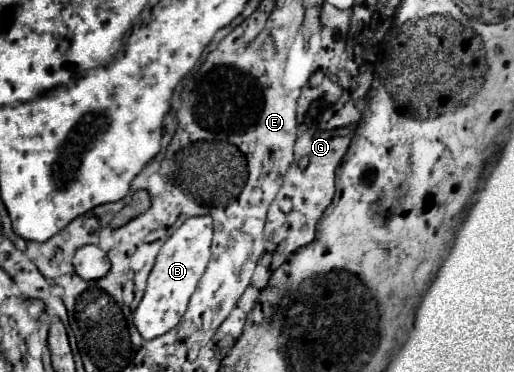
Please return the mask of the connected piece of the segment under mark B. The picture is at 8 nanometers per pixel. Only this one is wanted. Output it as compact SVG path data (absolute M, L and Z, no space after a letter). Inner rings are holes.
M192 216L188 218L162 246L156 264L148 278L148 288L142 302L134 312L134 326L142 338L152 340L168 330L172 330L186 312L188 300L194 294L198 280L202 278L206 264L210 260L210 242L212 242L212 216Z

